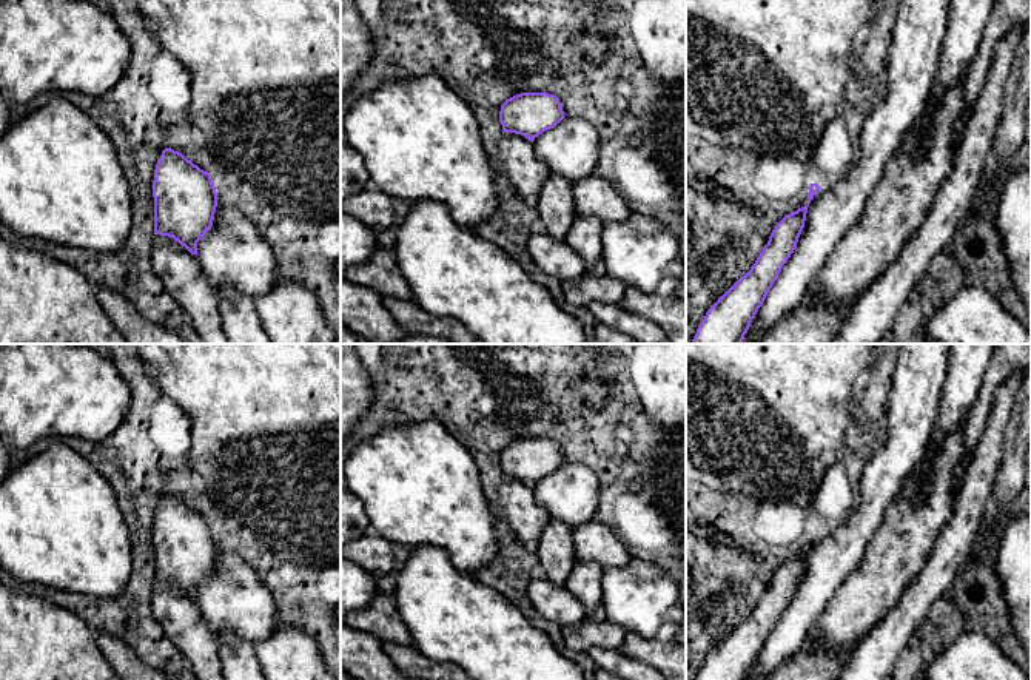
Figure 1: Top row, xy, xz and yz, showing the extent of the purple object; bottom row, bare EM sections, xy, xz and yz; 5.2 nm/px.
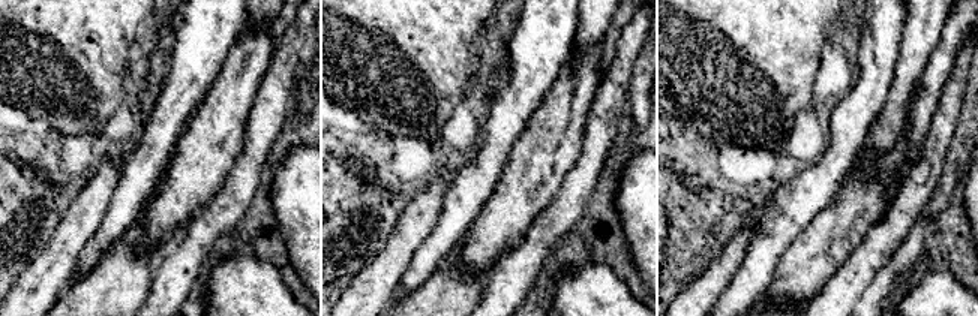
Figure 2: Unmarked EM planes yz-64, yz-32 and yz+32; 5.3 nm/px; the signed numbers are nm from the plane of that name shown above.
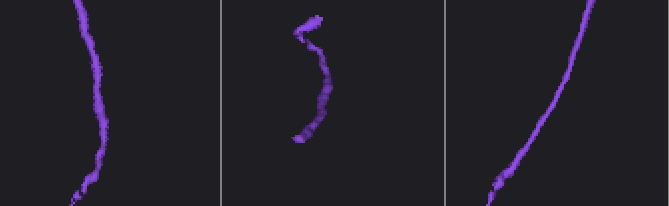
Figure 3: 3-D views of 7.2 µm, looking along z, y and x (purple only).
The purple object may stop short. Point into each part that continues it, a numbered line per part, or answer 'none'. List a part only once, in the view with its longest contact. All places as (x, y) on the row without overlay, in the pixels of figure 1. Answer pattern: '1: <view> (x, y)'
none

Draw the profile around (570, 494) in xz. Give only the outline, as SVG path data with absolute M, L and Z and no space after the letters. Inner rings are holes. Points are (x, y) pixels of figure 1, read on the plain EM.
M564 463L533 486L533 495L550 518L572 530L595 518L599 504L599 480L592 467Z

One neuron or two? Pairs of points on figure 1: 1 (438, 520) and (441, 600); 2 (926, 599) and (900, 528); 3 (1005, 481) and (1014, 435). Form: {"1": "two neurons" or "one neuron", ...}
{"1": "two neurons", "2": "two neurons", "3": "one neuron"}

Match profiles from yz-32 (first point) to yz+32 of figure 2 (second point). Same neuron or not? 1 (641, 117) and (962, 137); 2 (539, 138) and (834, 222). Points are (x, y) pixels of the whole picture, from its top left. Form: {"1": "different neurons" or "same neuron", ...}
{"1": "same neuron", "2": "same neuron"}

